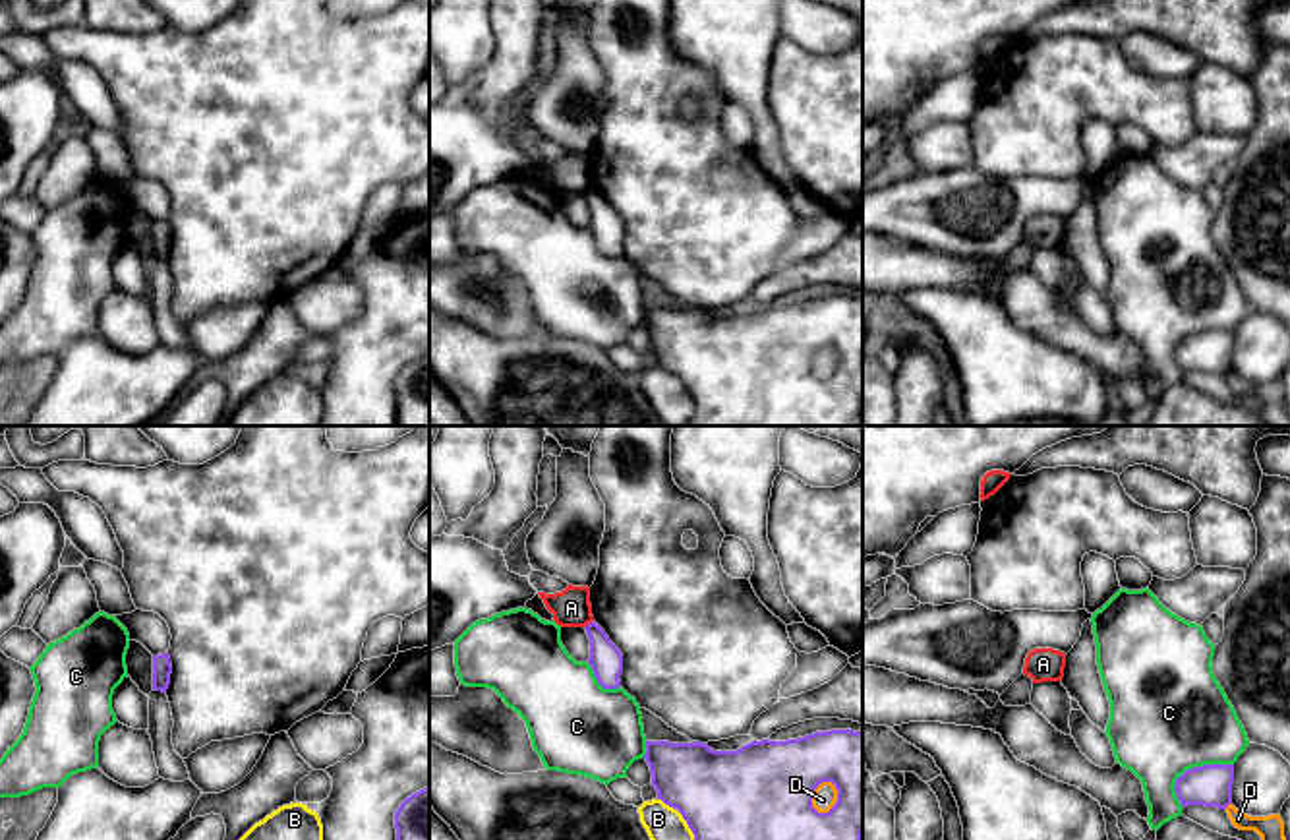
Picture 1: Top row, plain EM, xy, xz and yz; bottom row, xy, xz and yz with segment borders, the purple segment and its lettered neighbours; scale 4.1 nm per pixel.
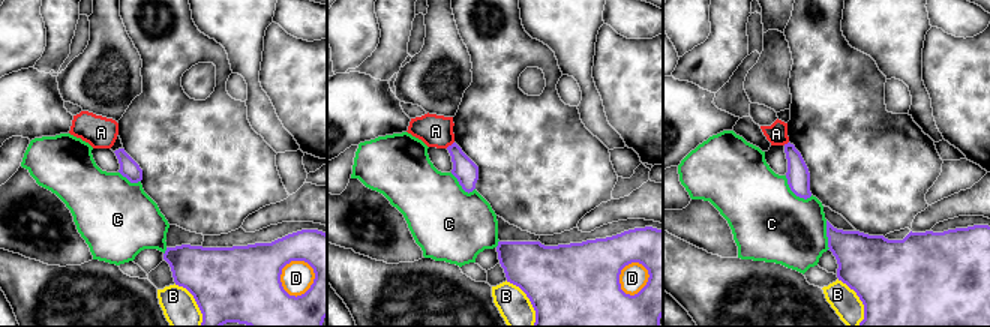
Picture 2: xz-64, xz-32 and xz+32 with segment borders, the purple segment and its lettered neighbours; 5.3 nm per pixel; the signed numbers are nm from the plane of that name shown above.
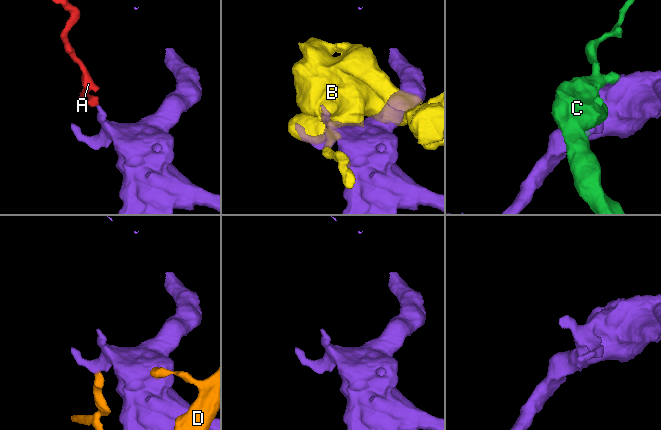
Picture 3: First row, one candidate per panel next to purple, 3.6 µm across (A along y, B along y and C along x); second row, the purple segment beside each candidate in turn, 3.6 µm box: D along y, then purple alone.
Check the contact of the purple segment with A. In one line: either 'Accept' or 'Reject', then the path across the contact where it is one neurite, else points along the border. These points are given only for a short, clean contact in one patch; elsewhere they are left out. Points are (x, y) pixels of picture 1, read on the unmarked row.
Reject. Boundary: xz (592, 186), (585, 194)

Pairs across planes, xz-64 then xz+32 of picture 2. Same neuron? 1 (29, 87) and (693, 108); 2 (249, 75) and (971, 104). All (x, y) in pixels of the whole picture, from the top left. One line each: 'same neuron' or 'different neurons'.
1: same neuron
2: different neurons

